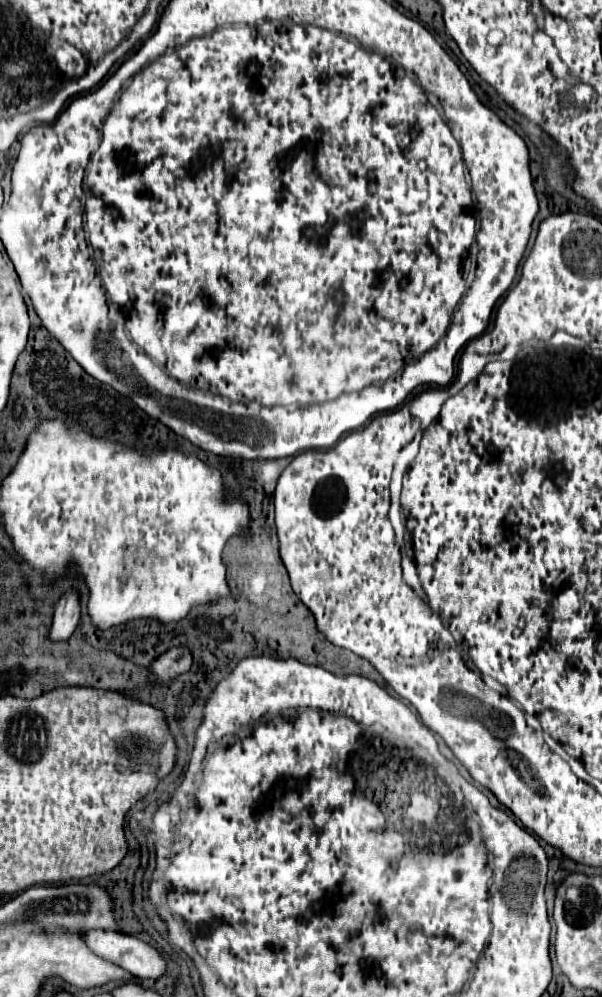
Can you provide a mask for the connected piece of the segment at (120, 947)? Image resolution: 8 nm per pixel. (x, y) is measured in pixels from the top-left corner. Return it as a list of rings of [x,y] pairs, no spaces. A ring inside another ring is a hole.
[[[92,930],[86,934],[86,944],[98,956],[118,964],[138,978],[156,980],[166,972],[166,960],[160,956],[160,952],[130,934]]]

